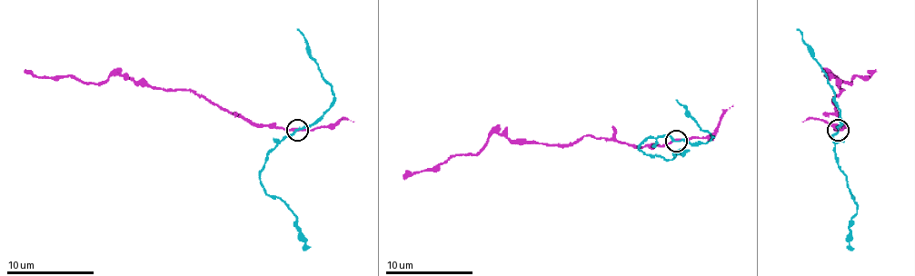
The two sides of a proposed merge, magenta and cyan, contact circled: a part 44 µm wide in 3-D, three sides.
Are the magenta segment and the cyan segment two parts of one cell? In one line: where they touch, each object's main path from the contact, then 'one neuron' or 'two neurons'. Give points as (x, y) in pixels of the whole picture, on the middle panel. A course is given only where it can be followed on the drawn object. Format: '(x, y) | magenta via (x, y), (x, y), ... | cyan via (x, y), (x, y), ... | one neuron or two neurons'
(676, 141) | magenta via (675, 141), (631, 147), (588, 136), (571, 145), (542, 145), (514, 142), (494, 132), (474, 153), (402, 178) | cyan via (675, 141), (667, 136), (647, 138), (638, 149), (664, 160), (671, 160), (678, 152), (684, 152), (681, 156) | two neurons

